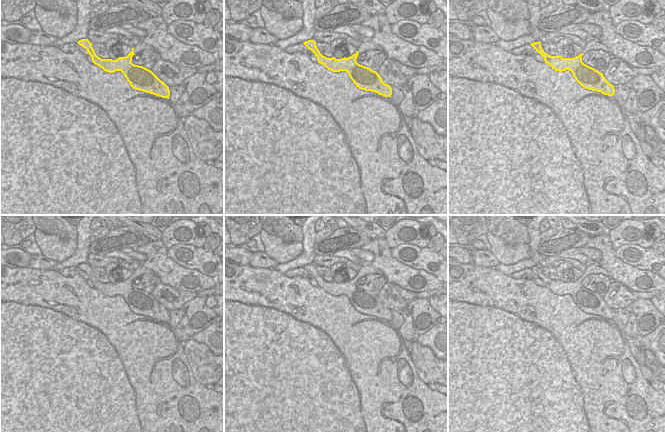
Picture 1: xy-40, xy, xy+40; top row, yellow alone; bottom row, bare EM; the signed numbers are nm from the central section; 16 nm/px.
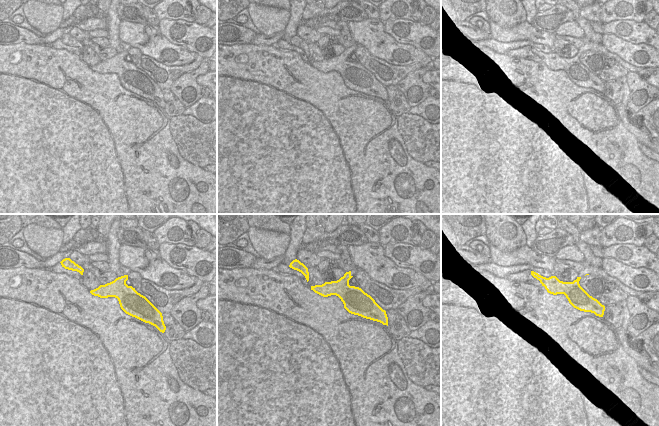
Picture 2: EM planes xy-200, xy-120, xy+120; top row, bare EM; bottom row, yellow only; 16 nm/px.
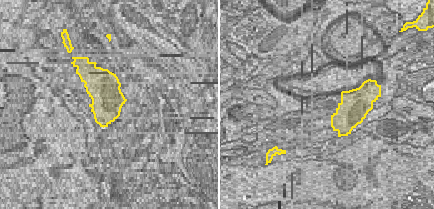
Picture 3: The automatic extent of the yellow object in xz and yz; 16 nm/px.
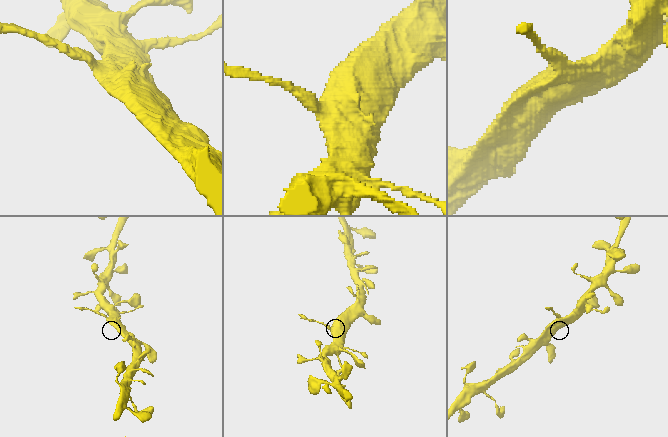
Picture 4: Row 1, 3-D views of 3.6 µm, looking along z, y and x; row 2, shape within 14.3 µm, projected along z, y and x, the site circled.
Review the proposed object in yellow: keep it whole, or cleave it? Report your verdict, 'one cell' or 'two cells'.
two cells

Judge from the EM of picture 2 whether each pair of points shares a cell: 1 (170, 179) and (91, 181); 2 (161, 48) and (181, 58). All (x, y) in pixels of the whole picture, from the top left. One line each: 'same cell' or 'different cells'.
1: same cell
2: same cell

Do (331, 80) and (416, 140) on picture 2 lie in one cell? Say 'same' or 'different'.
different

